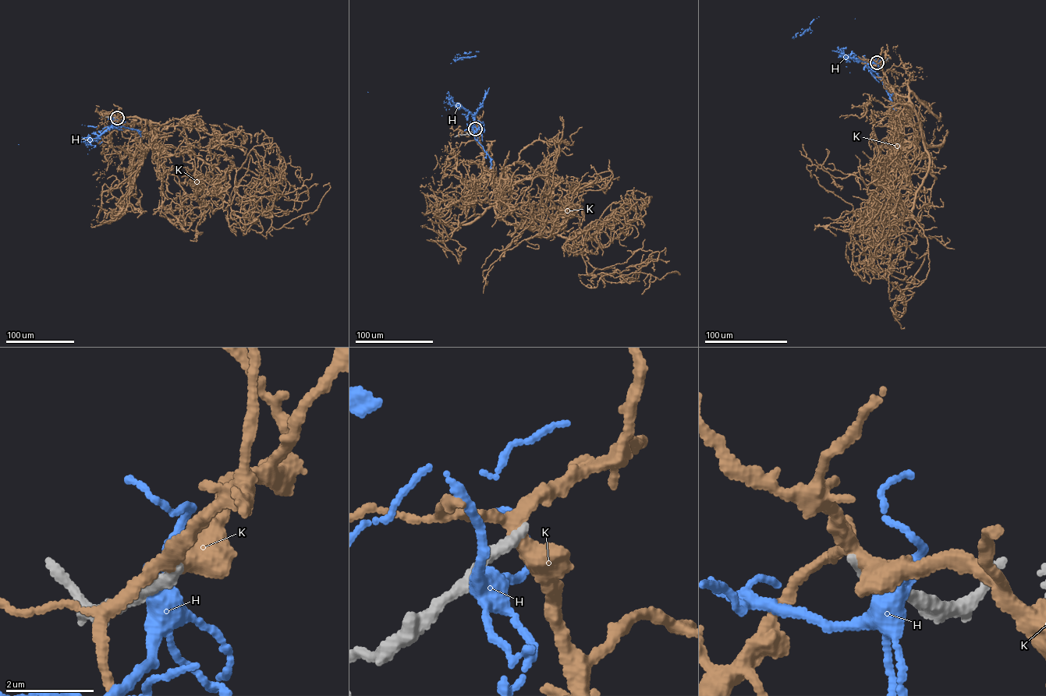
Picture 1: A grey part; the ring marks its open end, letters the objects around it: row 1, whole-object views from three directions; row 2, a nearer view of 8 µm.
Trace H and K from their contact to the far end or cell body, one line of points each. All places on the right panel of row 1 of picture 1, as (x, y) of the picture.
H: (877, 63), (856, 58), (844, 59), (842, 54), (839, 55), (843, 56), (855, 19)
K: (877, 63), (895, 92), (909, 98), (929, 156), (911, 215), (927, 250), (890, 308), (895, 315), (902, 294)

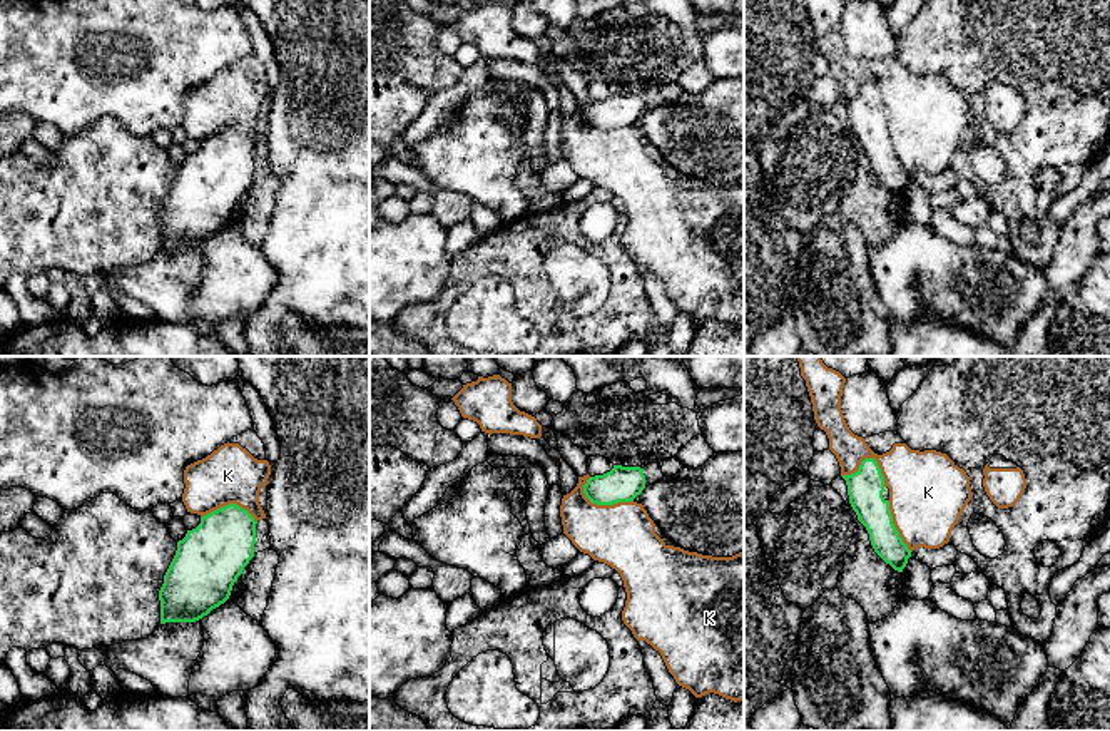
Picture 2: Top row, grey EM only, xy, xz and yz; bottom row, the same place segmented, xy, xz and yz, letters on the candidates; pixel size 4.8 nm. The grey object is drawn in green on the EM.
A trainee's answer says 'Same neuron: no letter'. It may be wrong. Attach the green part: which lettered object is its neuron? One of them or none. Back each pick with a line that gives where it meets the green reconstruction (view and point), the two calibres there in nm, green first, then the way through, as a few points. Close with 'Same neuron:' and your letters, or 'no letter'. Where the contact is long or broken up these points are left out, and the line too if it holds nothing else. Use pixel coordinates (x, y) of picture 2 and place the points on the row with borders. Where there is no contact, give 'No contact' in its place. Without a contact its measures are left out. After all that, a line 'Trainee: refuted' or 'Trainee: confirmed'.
Same neuron: no letter
Trainee: confirmed

